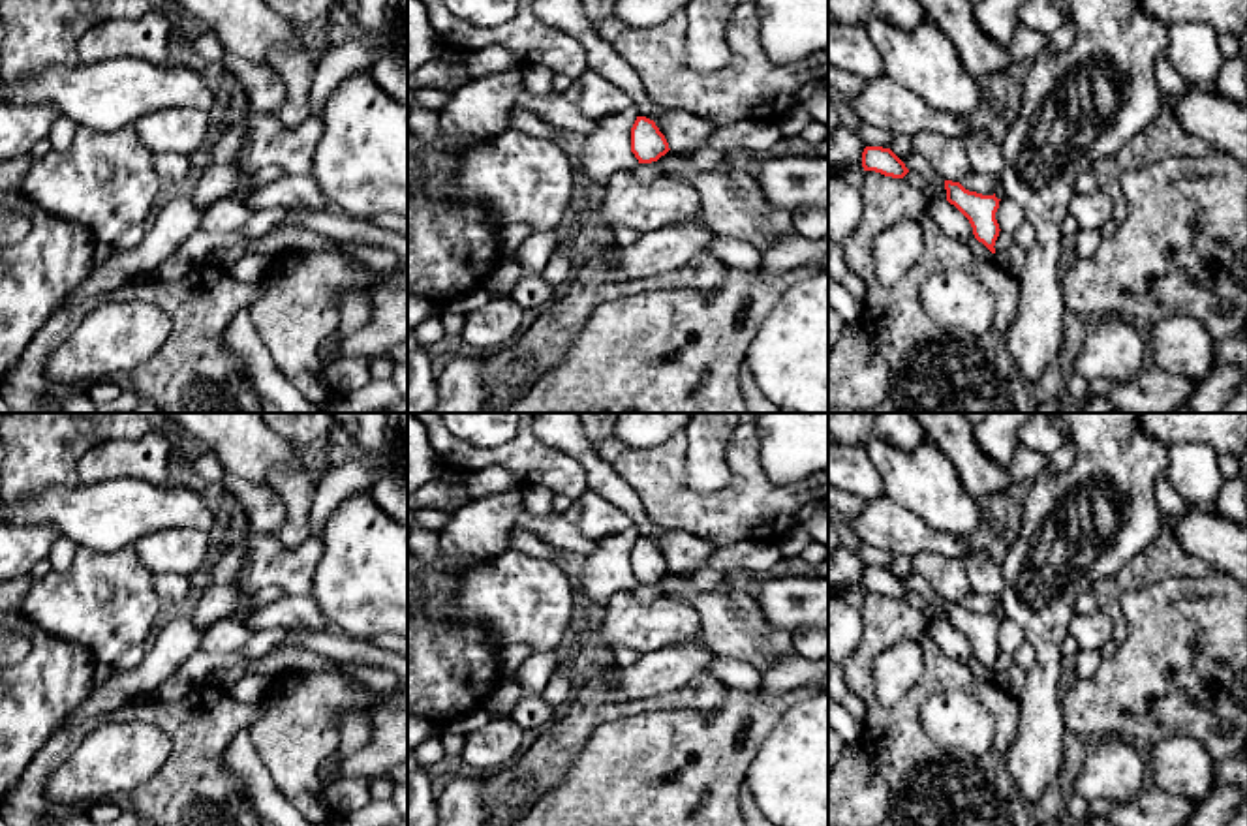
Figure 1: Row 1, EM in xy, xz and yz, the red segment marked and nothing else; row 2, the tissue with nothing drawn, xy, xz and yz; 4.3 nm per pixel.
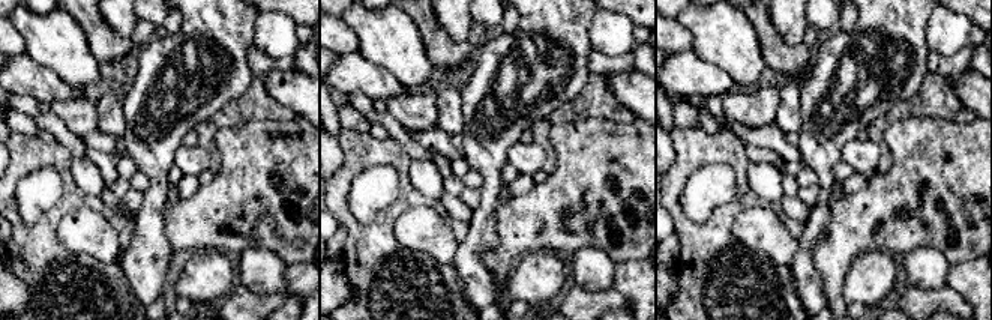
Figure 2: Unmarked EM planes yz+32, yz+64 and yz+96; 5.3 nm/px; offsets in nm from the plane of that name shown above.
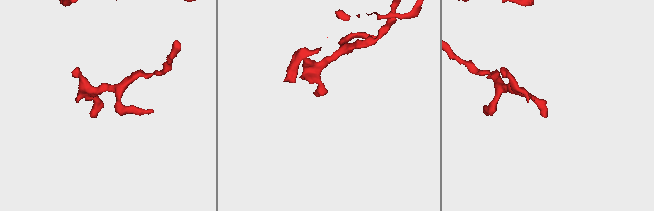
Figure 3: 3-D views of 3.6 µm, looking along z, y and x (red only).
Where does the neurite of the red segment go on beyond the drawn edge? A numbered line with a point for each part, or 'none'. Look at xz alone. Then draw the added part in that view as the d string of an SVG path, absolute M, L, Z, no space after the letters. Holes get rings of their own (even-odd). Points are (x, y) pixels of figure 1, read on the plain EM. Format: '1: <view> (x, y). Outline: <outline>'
none

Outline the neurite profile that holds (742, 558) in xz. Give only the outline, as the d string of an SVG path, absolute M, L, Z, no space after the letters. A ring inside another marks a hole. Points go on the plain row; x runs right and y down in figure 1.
M734 543L716 550L697 565L685 565L674 571L678 576L691 576L702 569L719 569L742 578L746 574L768 574L768 571L781 559L779 544L764 543Z

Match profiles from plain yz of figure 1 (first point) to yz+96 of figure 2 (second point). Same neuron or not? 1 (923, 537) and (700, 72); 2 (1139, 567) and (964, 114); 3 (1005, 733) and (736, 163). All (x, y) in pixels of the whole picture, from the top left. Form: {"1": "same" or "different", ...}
{"1": "same", "2": "same", "3": "same"}

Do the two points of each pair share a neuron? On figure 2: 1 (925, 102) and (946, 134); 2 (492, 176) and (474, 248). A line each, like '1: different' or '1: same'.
1: different
2: same

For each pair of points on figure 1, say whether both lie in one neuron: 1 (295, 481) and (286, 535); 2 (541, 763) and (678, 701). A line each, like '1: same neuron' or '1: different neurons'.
1: same neuron
2: same neuron

